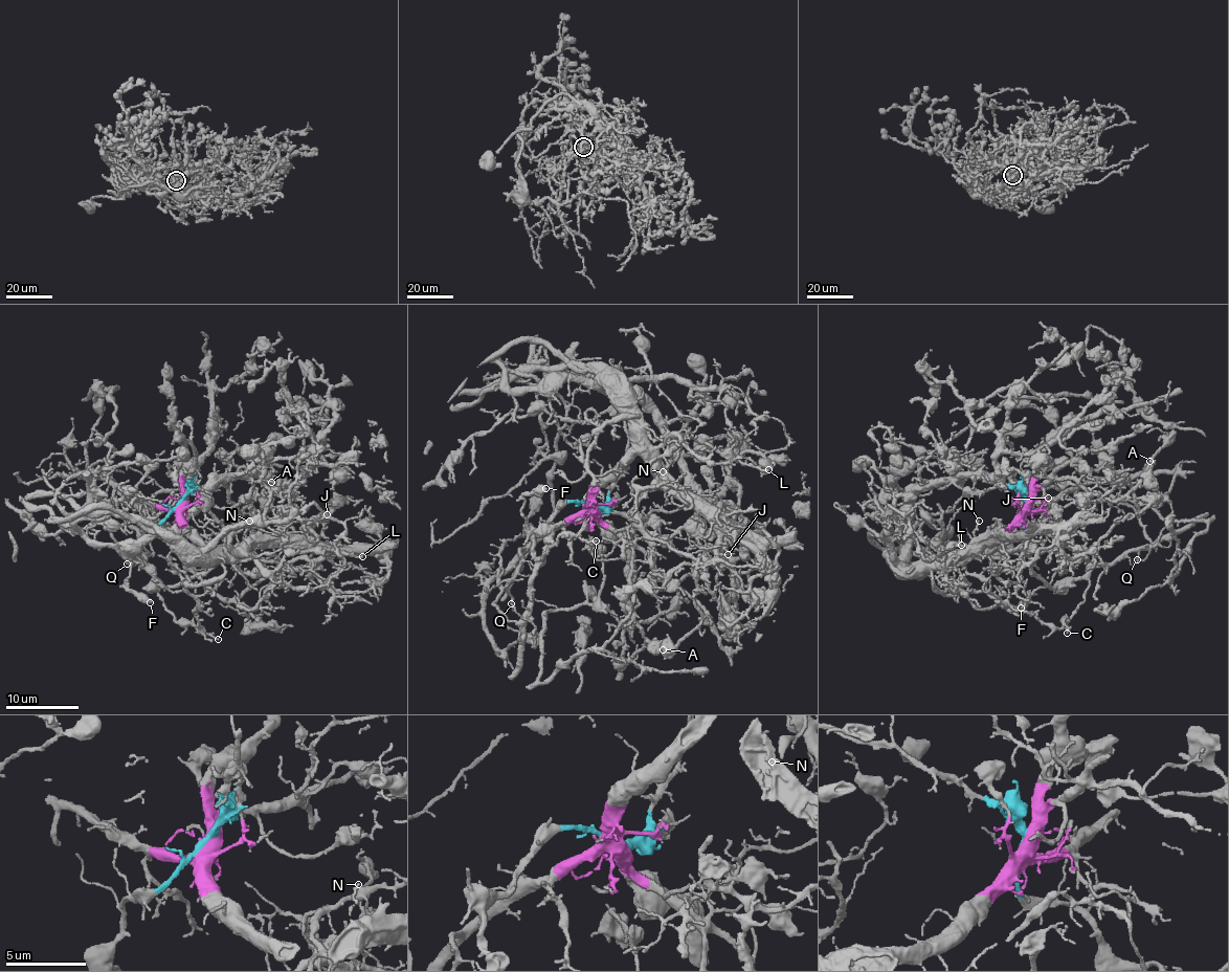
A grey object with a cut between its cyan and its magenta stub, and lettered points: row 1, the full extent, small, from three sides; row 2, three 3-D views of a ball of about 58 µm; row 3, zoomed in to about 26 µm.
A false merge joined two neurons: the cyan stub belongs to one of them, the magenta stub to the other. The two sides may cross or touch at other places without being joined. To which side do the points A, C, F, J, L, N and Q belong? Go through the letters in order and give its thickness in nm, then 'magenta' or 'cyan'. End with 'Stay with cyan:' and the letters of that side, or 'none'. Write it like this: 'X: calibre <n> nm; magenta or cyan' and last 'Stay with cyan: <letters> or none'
A: calibre 170 nm; magenta
C: calibre 130 nm; cyan
F: calibre 650 nm; cyan
J: calibre 200 nm; magenta
L: calibre 140 nm; magenta
N: calibre 120 nm; magenta
Q: calibre 130 nm; cyan
Stay with cyan: C, F, Q

